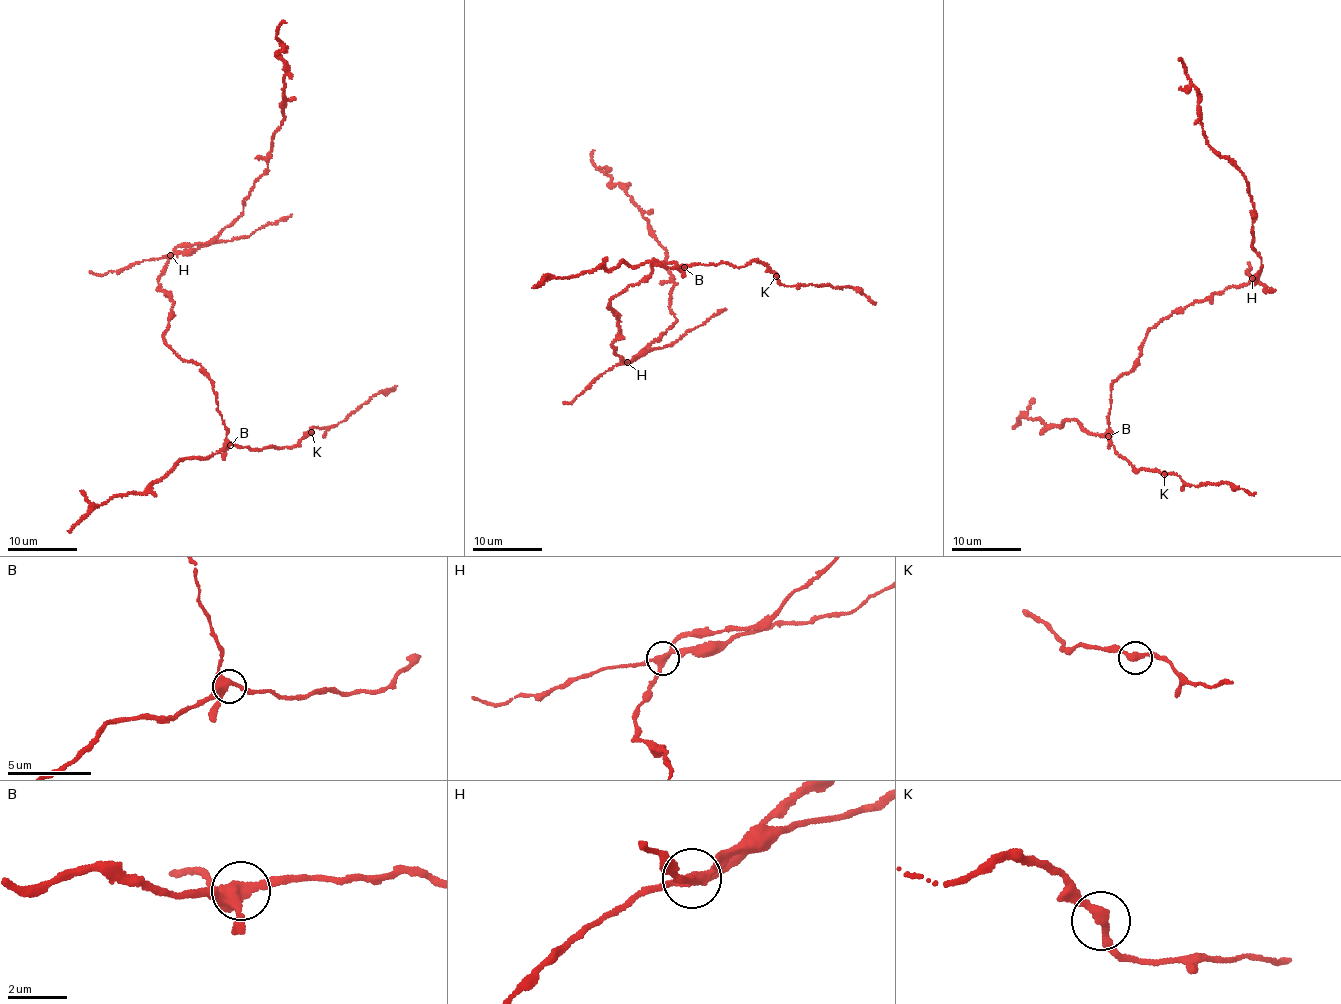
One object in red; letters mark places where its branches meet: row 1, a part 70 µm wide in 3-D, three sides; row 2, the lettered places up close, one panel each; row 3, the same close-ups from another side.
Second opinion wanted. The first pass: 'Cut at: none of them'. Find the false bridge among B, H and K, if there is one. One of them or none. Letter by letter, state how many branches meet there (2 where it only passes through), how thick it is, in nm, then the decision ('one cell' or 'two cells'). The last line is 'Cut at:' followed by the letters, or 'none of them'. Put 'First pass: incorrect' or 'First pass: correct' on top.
First pass: incorrect
B: branches 4; calibre 420 nm; one cell
H: branches 4; calibre 280 nm; two cells
K: branches 2; calibre 320 nm; one cell
Cut at: H

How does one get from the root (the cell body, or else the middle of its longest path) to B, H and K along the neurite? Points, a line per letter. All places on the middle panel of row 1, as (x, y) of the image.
B: (619, 331), (619, 318), (609, 306), (611, 297), (650, 274), (653, 259), (684, 267)
H: (619, 331), (620, 336), (613, 343), (613, 348), (620, 359), (627, 361)
K: (619, 331), (611, 299), (650, 274), (653, 259), (678, 267), (728, 262), (737, 267), (758, 260), (776, 276)

